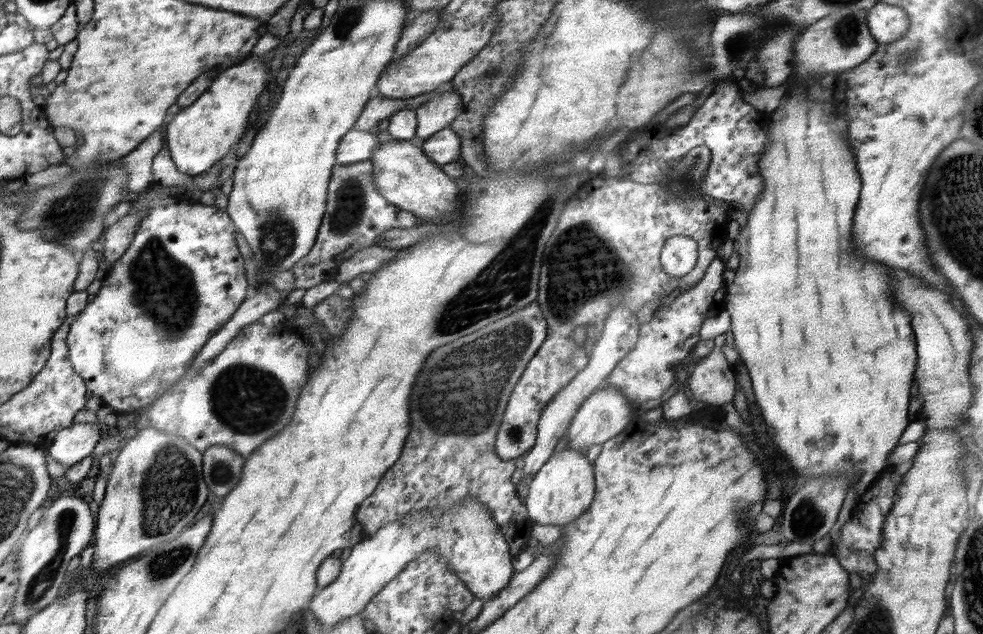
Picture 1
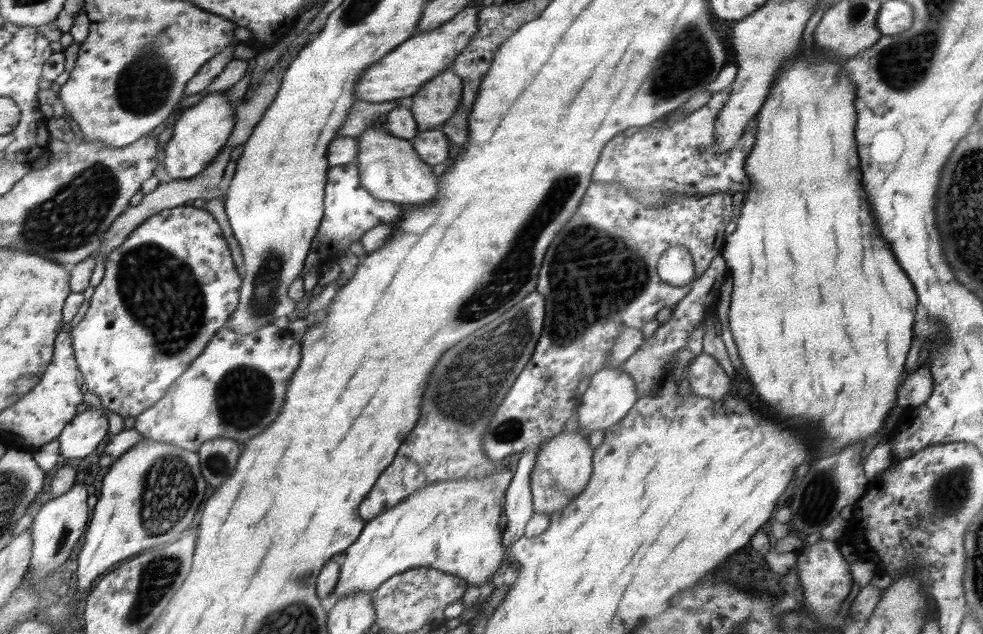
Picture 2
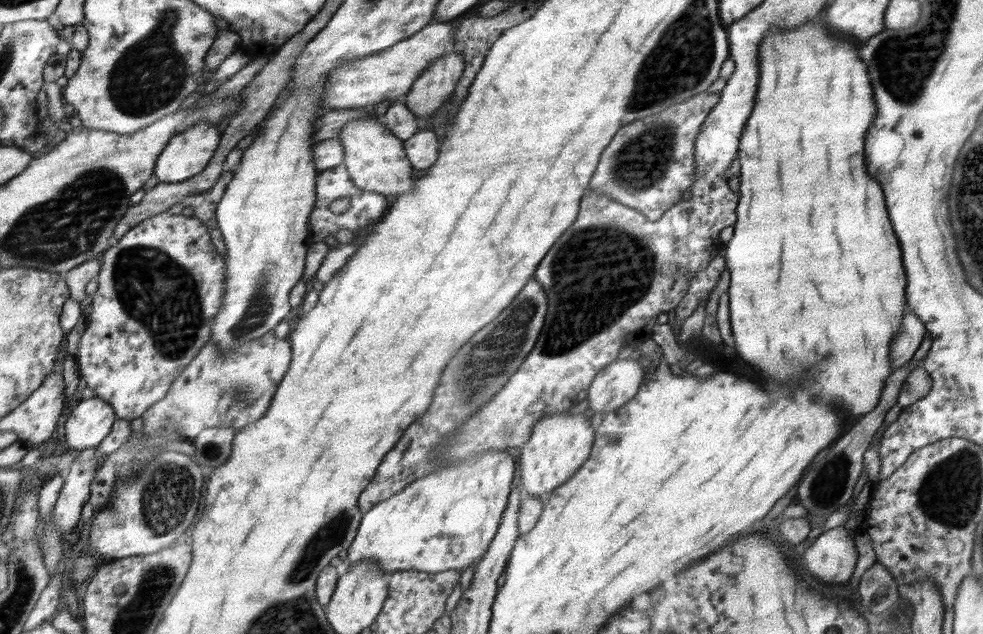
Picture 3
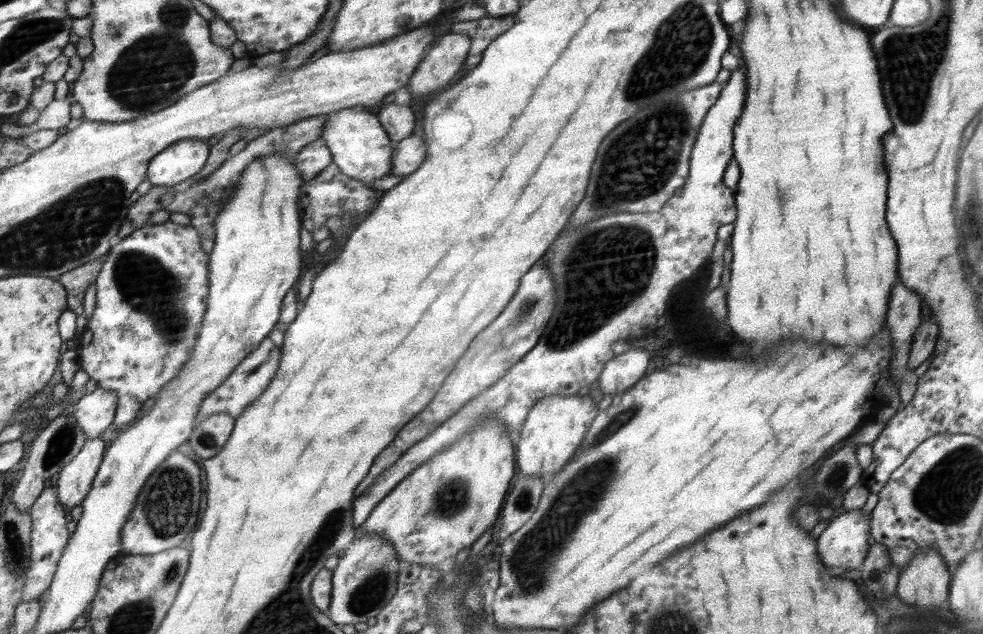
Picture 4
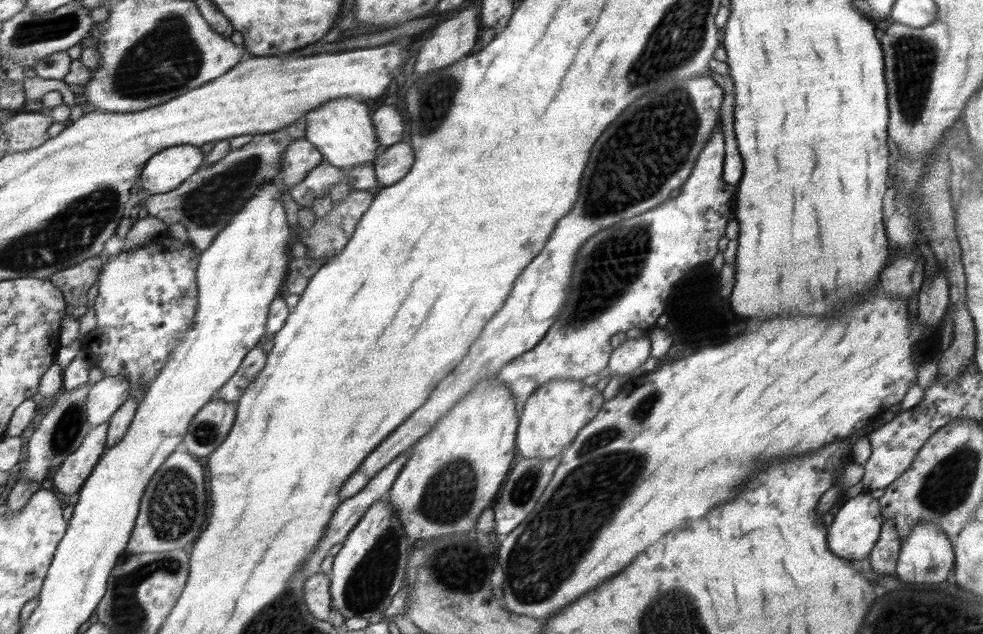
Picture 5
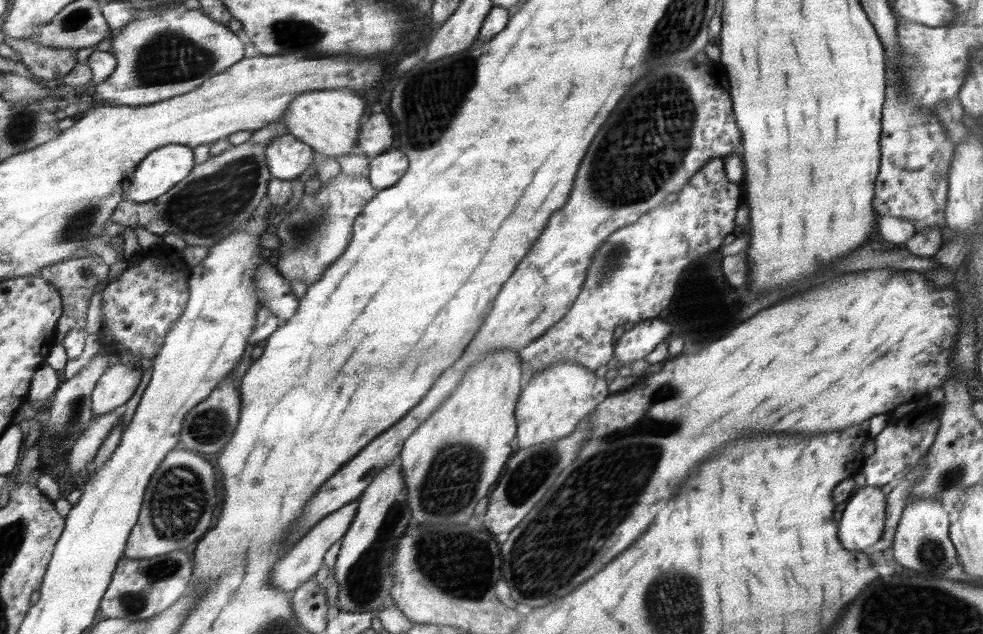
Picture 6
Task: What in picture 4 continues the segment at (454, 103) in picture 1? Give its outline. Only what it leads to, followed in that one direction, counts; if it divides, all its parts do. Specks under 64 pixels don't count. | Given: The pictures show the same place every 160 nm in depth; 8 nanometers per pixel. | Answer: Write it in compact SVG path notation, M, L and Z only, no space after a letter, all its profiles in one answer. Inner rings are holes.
M447 33L436 42L436 49L424 58L417 73L409 82L412 96L432 94L446 86L454 75L466 64L470 56L471 39L467 34Z

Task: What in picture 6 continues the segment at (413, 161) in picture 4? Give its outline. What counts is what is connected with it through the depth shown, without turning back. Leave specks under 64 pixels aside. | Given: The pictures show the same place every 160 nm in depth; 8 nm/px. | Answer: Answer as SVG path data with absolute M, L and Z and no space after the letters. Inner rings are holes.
M388 150L369 161L368 178L379 192L394 186L407 172L409 158L400 150Z

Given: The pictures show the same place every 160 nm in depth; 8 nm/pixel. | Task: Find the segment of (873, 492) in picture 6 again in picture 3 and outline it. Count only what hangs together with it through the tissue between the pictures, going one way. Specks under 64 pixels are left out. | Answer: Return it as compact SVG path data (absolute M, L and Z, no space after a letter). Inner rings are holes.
M845 526L829 529L824 531L810 547L804 552L804 562L806 562L806 568L808 576L810 578L816 578L824 584L846 584L850 578L852 578L852 572L856 568L856 562L858 562L858 552L854 548L854 539L848 536L850 529L846 529Z

